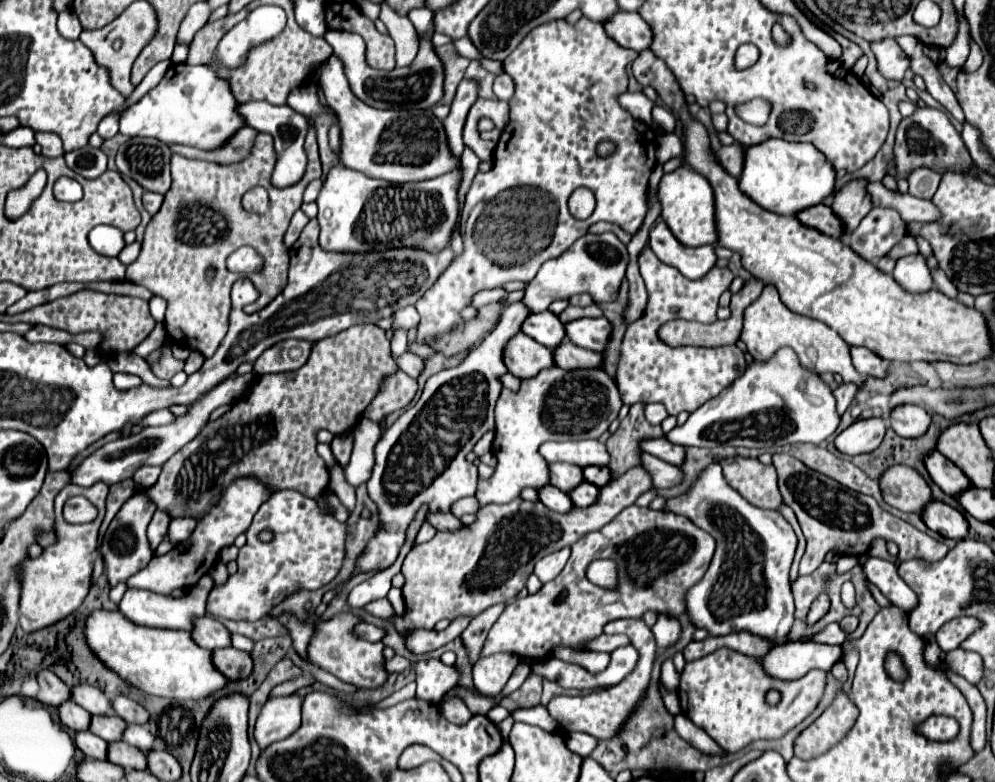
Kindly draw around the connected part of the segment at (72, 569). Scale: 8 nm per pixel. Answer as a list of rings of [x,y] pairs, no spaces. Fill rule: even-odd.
[[[66,485],[54,501],[54,533],[56,533],[56,543],[46,547],[40,557],[32,559],[28,557],[24,563],[20,563],[20,627],[24,631],[38,631],[44,629],[64,617],[68,617],[74,609],[80,607],[84,597],[90,591],[92,585],[92,553],[96,551],[96,541],[98,541],[98,529],[102,525],[104,513],[106,513],[106,497],[108,497],[108,487],[90,487],[82,489],[78,485]],[[74,495],[84,495],[88,501],[98,509],[98,517],[92,523],[84,525],[70,525],[62,517],[62,507],[64,503],[74,497]]]

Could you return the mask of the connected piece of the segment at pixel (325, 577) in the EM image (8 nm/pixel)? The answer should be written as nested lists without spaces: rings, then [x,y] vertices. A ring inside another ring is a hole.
[[[276,491],[256,513],[250,529],[246,531],[246,545],[240,549],[238,555],[238,573],[230,575],[228,581],[220,587],[214,587],[208,597],[206,613],[216,619],[232,619],[232,621],[258,621],[264,615],[270,613],[272,607],[282,603],[286,597],[300,589],[320,589],[328,585],[340,571],[340,565],[346,555],[346,537],[348,537],[348,525],[336,521],[332,515],[324,515],[318,509],[318,501],[310,499],[306,495],[300,495],[298,491]],[[262,529],[274,529],[274,541],[262,543],[258,539],[258,533]]]

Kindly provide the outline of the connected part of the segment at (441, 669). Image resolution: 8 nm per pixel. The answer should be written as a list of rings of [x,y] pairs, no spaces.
[[[440,659],[420,661],[416,663],[416,697],[426,699],[432,703],[438,703],[444,693],[448,693],[452,687],[456,687],[460,681],[460,675],[456,667],[444,665]]]

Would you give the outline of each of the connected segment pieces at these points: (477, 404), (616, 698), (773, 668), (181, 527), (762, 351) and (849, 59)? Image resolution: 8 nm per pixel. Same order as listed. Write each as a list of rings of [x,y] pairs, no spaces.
[[[522,301],[508,305],[496,329],[472,355],[460,365],[432,375],[418,403],[406,409],[392,427],[382,431],[374,451],[376,463],[372,477],[368,479],[368,495],[380,509],[382,529],[360,555],[356,573],[386,569],[396,561],[406,541],[406,527],[412,523],[422,503],[428,503],[430,511],[446,513],[454,501],[476,493],[478,469],[474,463],[466,461],[466,455],[486,431],[494,429],[494,405],[502,391],[498,377],[506,373],[502,351],[508,339],[520,331],[528,315],[530,311]]]
[[[618,619],[618,621],[612,621],[612,623],[606,623],[606,633],[624,633],[628,635],[628,639],[632,641],[632,645],[638,649],[638,663],[633,672],[622,679],[620,685],[614,685],[614,687],[608,687],[608,689],[602,689],[598,693],[588,693],[588,695],[580,695],[580,697],[554,697],[550,703],[548,703],[548,711],[550,715],[562,725],[568,729],[568,723],[576,723],[576,727],[570,727],[570,729],[576,729],[576,731],[582,731],[582,733],[588,733],[596,739],[610,739],[612,735],[618,733],[618,725],[616,725],[616,719],[624,719],[632,713],[632,709],[636,707],[638,701],[644,694],[644,689],[648,687],[648,681],[650,681],[652,666],[654,662],[654,653],[656,653],[656,647],[652,647],[652,639],[654,639],[654,633],[650,631],[650,627],[642,621],[642,619]]]
[[[786,643],[784,647],[772,647],[760,657],[766,675],[776,679],[802,679],[812,669],[828,671],[842,655],[842,647],[822,643]]]
[[[188,517],[172,519],[170,527],[168,527],[168,535],[170,535],[172,543],[180,543],[192,535],[194,527],[196,527],[196,519],[188,519]]]
[[[766,285],[762,295],[744,311],[744,327],[740,333],[740,339],[746,343],[748,353],[754,359],[768,359],[772,357],[780,347],[792,347],[808,369],[816,373],[838,373],[842,379],[856,381],[856,385],[862,385],[862,377],[856,373],[850,361],[850,347],[840,339],[836,331],[826,327],[820,321],[814,321],[810,317],[800,317],[798,313],[790,311],[778,297],[778,291],[774,285]]]
[[[832,33],[832,37],[836,37],[836,39],[840,41],[840,45],[842,45],[842,55],[840,55],[840,59],[838,59],[838,61],[842,61],[842,63],[844,63],[844,67],[852,69],[852,67],[854,67],[854,63],[862,57],[862,49],[860,49],[856,43],[848,41],[846,37],[842,37],[842,35],[838,35],[838,33]]]

